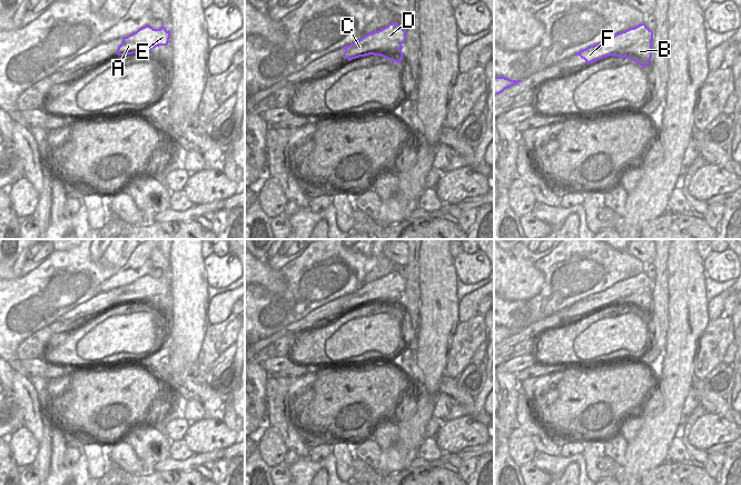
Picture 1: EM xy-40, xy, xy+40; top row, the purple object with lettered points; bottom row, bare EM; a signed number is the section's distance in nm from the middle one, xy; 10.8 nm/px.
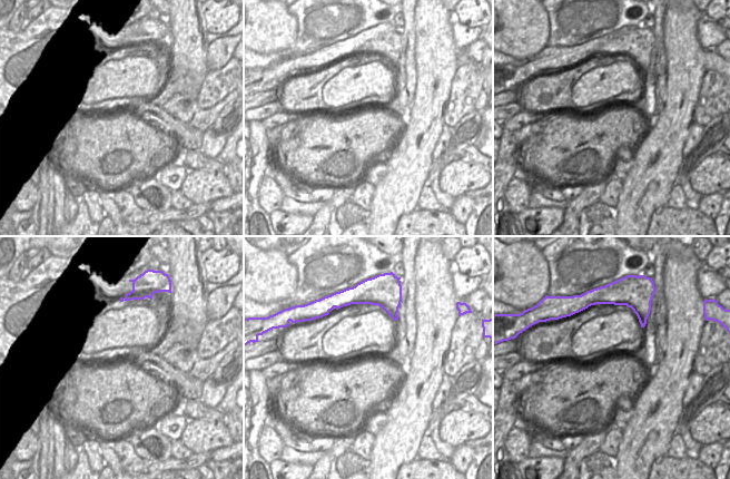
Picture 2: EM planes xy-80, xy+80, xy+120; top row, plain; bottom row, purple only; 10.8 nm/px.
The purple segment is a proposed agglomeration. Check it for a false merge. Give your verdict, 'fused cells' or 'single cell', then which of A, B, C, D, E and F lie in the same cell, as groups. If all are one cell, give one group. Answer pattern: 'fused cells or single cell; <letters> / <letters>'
fused cells; A C D E F / B

